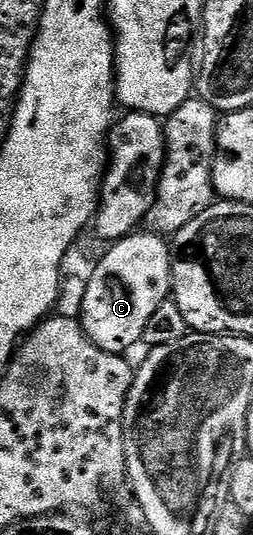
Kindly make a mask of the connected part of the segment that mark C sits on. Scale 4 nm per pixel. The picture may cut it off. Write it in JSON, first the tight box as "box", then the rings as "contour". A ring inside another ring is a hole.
{"box":[79,233,173,355],"contour":[[[156,233],[129,234],[123,239],[114,242],[102,263],[95,269],[95,275],[84,284],[85,296],[81,299],[79,318],[81,328],[87,337],[99,349],[107,353],[125,355],[136,343],[140,344],[145,338],[147,321],[170,298],[173,289],[173,256],[164,238]]]}

